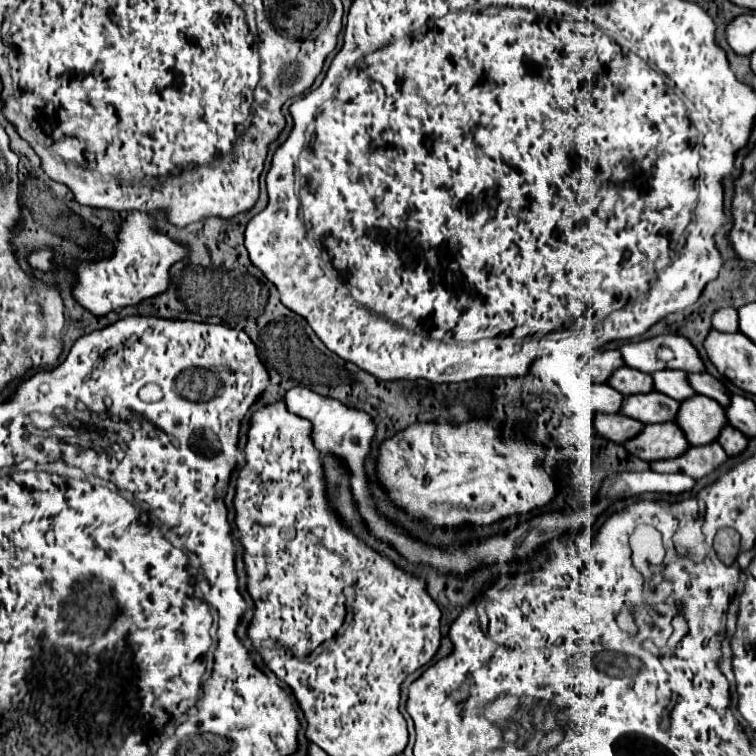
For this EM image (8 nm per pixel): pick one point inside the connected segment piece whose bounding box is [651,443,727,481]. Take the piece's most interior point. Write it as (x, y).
(698, 462)

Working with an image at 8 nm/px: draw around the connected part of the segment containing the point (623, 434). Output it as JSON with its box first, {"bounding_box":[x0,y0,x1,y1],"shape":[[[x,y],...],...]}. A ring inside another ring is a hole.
{"bounding_box":[595,413,645,443],"shape":[[[597,413],[595,415],[597,433],[611,439],[613,443],[625,443],[625,441],[637,437],[637,433],[641,433],[643,427],[645,425],[641,421],[635,421],[631,417],[621,415],[621,413],[615,413],[615,415]]]}

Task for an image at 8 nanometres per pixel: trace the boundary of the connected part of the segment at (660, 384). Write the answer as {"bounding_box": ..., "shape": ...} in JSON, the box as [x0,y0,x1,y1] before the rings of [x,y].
{"bounding_box":[653,371,695,401],"shape":[[[665,371],[665,373],[653,373],[655,389],[665,393],[667,397],[673,397],[675,401],[685,401],[695,395],[695,391],[689,385],[687,373],[681,371]]]}

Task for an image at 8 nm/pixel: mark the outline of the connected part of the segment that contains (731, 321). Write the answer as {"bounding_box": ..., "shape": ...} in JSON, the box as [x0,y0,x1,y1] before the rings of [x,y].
{"bounding_box":[713,309,739,333],"shape":[[[719,309],[713,315],[713,329],[721,333],[739,333],[739,317],[735,309]]]}

